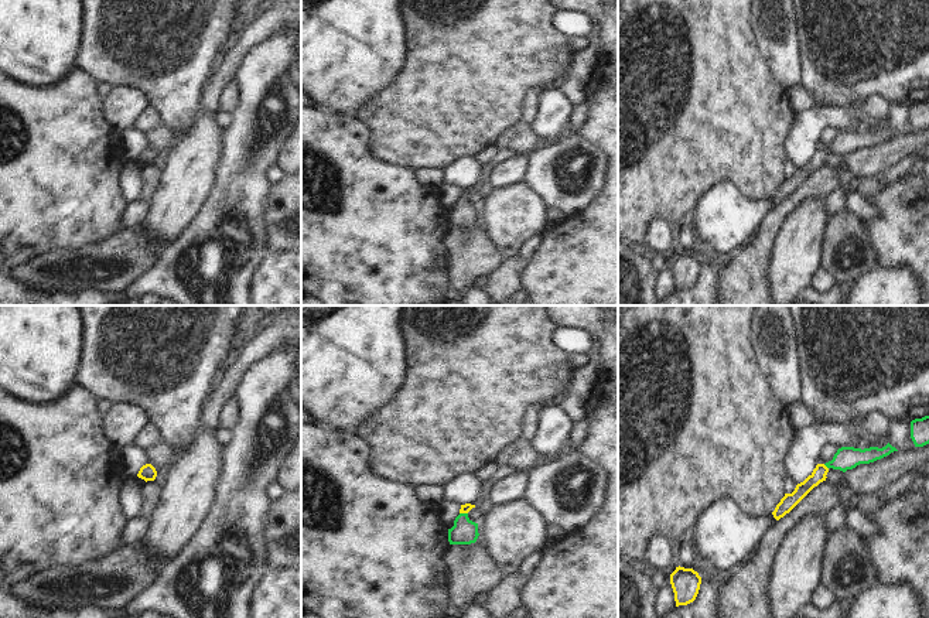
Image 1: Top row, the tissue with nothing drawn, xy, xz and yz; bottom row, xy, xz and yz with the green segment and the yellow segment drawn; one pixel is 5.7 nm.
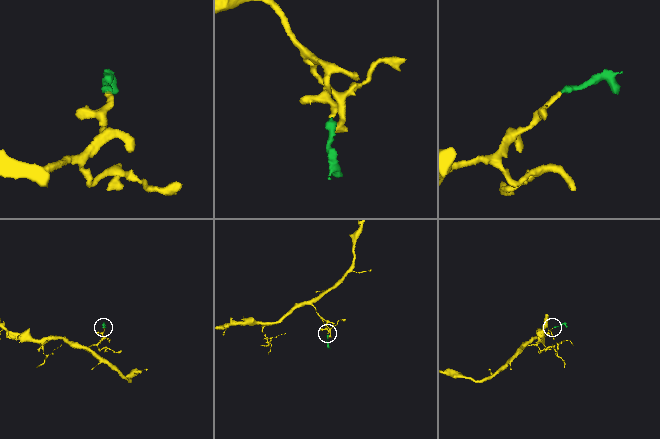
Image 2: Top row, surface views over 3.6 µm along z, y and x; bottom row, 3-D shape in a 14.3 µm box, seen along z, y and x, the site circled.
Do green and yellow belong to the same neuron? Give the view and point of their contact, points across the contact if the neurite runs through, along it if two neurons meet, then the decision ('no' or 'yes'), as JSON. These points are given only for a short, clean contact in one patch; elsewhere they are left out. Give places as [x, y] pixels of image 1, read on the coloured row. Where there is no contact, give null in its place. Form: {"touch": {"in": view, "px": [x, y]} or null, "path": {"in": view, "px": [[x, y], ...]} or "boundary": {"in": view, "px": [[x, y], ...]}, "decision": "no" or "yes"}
{"touch": {"in": "yz", "px": [826, 465]}, "path": {"in": "yz", "px": [[846, 458], [826, 465], [819, 474]]}, "decision": "yes"}

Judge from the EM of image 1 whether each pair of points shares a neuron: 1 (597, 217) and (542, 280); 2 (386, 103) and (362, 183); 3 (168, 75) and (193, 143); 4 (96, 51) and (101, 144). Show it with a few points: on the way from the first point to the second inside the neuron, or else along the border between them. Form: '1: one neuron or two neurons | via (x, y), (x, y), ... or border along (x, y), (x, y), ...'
1: one neuron | via (590, 232), (557, 265)
2: two neurons | border along (358, 120), (371, 133), (371, 152), (400, 166)
3: two neurons | border along (201, 109), (193, 123), (176, 140)
4: two neurons | border along (75, 64), (96, 81)

